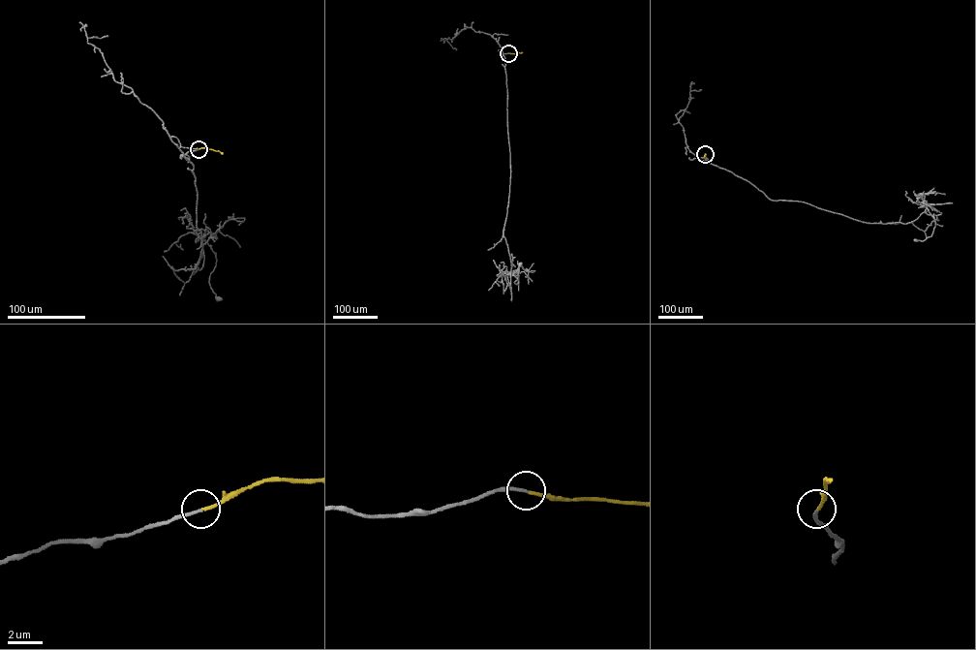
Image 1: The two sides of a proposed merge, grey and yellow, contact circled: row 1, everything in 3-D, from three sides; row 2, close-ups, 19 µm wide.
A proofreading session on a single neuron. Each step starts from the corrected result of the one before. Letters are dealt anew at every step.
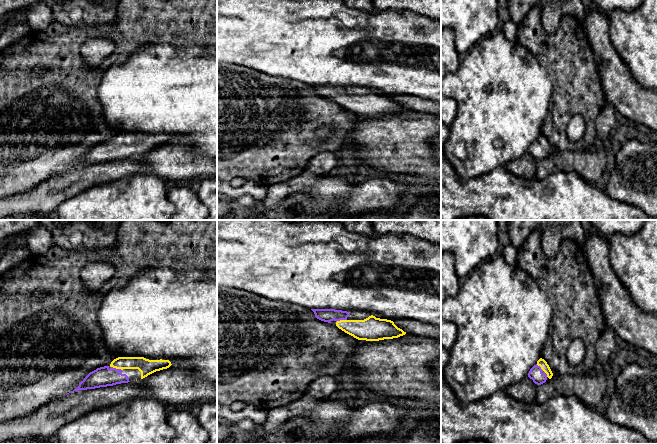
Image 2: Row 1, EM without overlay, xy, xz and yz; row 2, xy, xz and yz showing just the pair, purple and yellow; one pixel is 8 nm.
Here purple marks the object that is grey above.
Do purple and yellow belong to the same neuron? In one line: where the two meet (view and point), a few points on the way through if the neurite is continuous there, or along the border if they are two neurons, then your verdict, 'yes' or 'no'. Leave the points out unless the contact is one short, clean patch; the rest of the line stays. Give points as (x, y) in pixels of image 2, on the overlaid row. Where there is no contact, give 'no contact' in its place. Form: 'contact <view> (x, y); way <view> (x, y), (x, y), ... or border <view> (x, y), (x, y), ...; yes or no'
contact yz (542, 370); way yz (535, 373), (542, 370), (542, 363); yes

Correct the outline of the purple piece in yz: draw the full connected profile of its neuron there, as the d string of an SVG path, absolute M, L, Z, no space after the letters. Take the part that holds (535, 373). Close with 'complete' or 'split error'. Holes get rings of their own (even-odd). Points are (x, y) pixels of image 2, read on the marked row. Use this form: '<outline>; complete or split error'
M540 358L537 361L537 364L534 365L529 373L528 377L533 380L533 382L537 385L541 385L546 382L546 380L549 378L551 379L553 376L553 373L547 364L547 362Z; split error

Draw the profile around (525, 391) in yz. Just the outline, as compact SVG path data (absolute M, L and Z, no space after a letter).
M526 376L520 382L508 387L506 392L514 399L526 404L531 404L536 401L537 387L538 385Z

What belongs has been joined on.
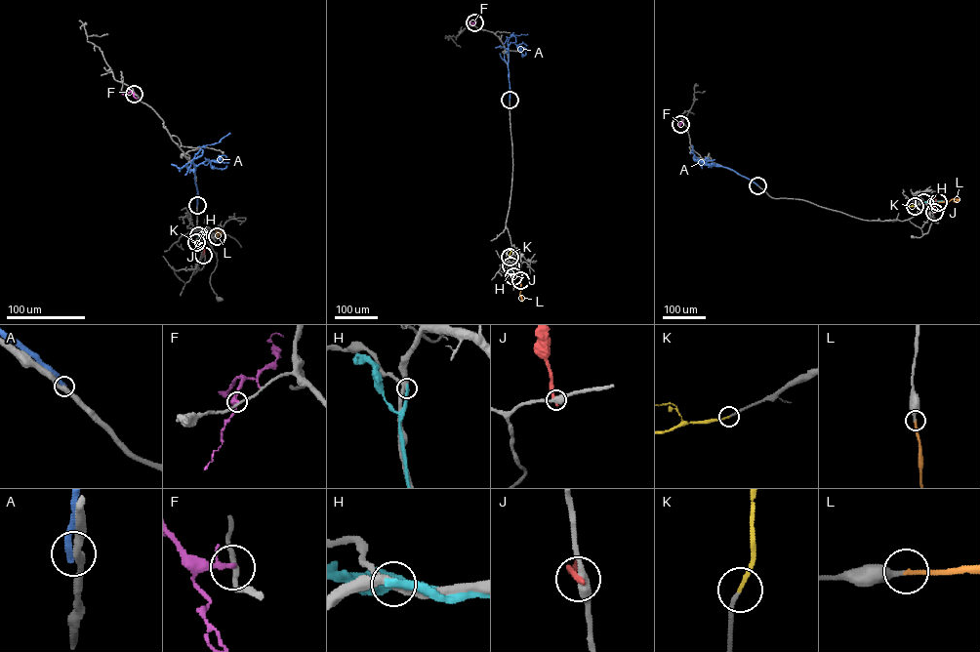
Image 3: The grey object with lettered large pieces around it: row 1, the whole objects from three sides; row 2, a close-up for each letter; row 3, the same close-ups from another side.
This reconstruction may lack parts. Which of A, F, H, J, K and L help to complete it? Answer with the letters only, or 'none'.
K, L

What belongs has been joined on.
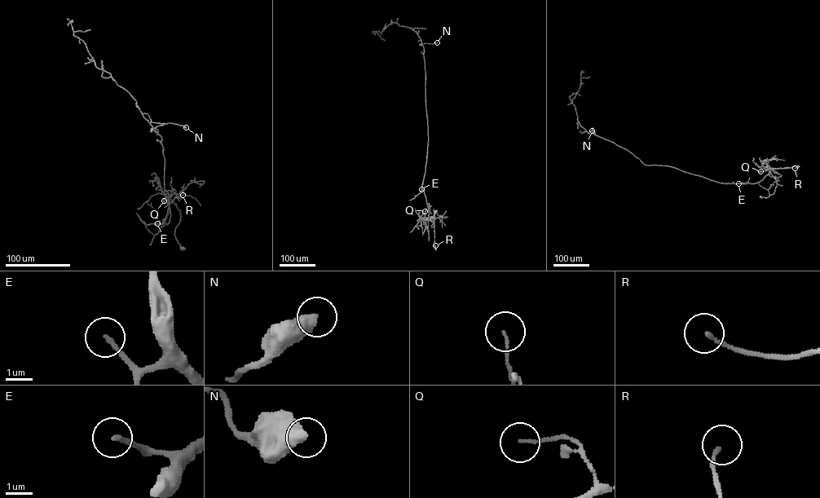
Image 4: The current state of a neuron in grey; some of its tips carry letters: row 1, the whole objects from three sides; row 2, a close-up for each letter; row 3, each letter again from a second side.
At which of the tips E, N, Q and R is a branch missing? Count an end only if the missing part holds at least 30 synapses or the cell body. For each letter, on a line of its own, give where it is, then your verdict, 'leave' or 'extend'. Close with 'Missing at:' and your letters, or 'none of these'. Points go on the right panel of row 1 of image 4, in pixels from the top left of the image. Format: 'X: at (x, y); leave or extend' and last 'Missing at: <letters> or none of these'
E: at (738, 183); extend
N: at (592, 130); leave
Q: at (760, 171); leave
R: at (795, 168); leave
Missing at: E

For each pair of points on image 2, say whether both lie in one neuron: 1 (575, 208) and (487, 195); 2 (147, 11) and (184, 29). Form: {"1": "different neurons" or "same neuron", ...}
{"1": "same neuron", "2": "same neuron"}

